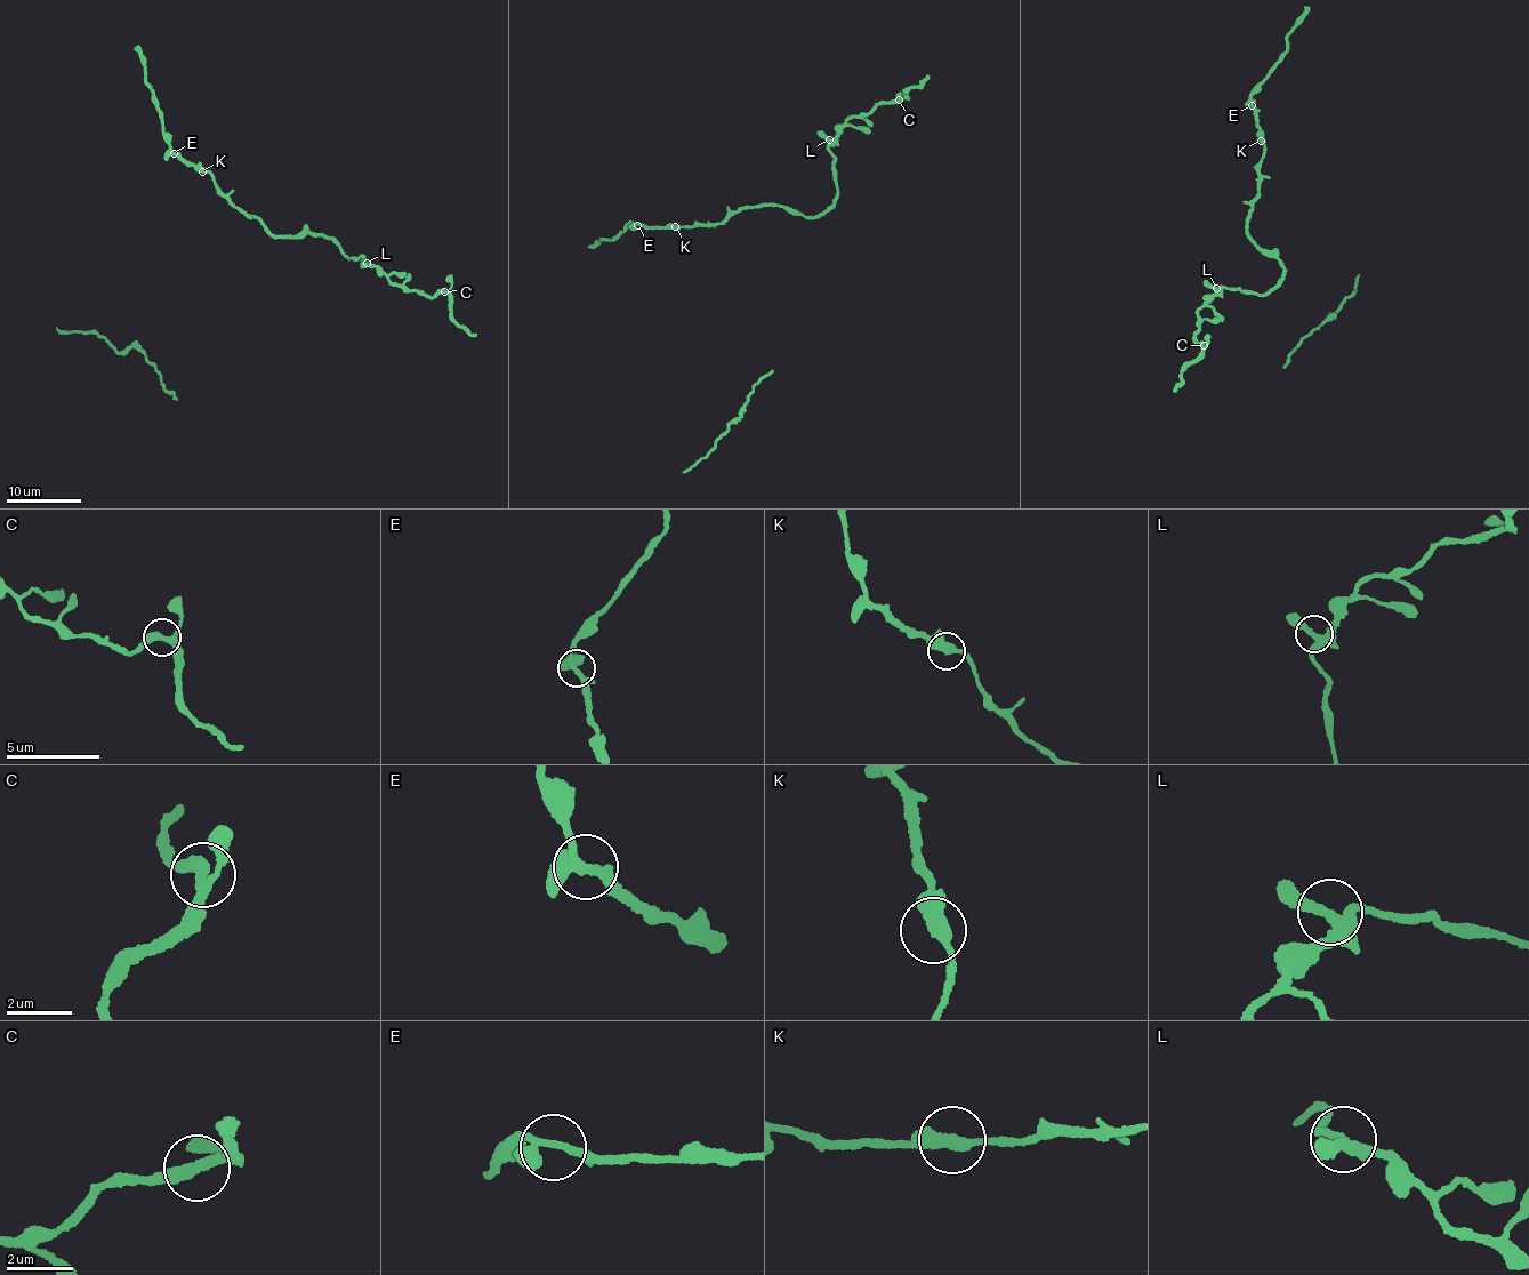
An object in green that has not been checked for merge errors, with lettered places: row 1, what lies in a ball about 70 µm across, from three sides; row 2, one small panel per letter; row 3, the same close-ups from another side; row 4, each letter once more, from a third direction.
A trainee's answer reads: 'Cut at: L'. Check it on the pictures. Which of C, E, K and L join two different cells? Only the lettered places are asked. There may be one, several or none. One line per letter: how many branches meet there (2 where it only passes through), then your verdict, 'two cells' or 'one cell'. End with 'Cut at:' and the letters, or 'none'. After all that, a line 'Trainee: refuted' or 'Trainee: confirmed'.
C: 3 branches meet; one cell
E: 4 branches meet; one cell
K: 3 branches meet; one cell
L: 4 branches meet; one cell
Cut at: none
Trainee: refuted

